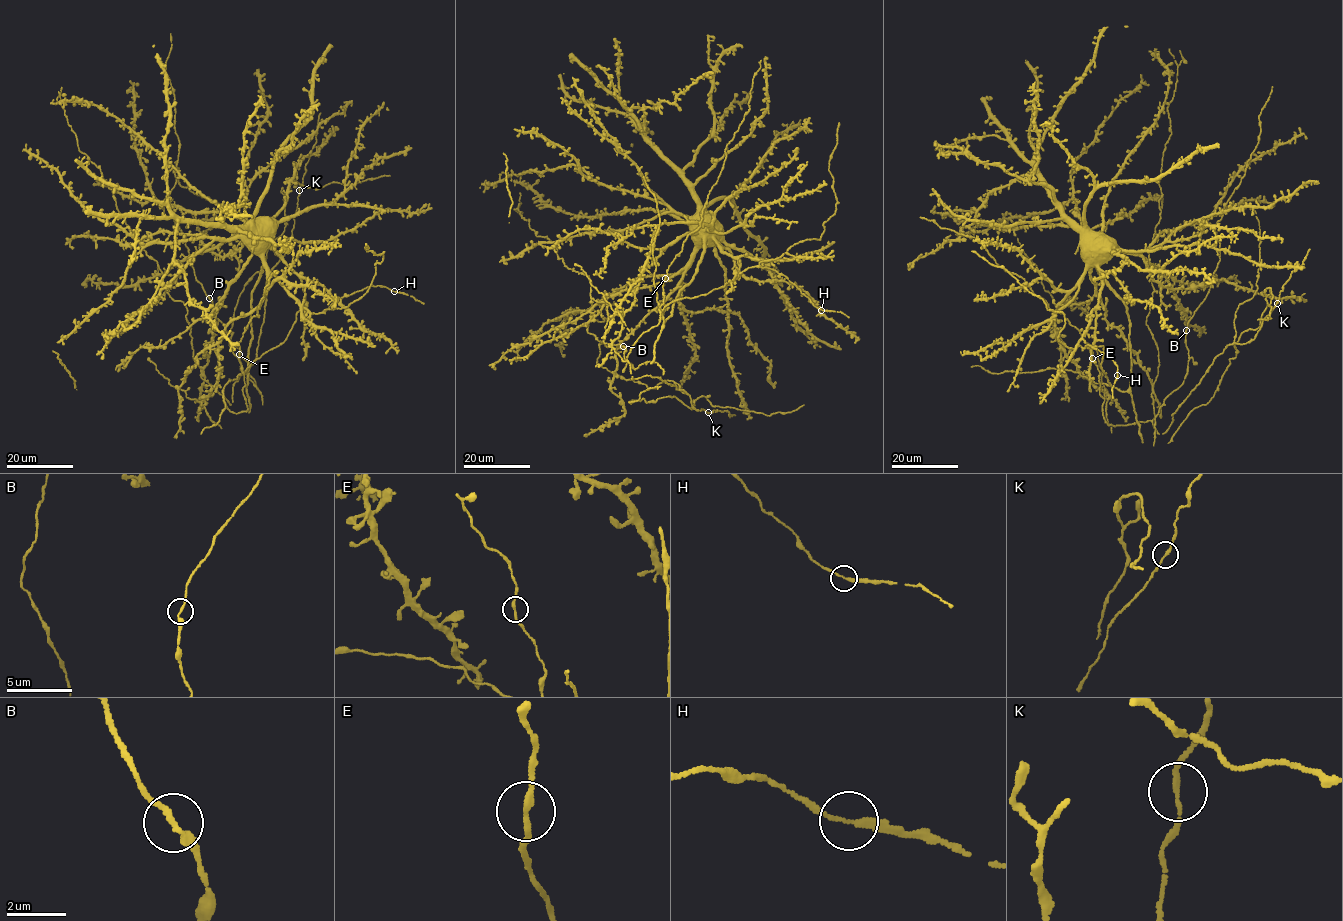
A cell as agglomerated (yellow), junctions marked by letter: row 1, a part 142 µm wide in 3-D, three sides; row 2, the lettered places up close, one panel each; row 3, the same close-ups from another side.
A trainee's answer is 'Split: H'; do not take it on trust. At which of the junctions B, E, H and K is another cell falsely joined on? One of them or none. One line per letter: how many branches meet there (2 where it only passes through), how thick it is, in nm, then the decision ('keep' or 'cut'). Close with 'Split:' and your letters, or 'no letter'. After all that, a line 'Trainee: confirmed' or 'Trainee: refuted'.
B: 2 branches meet; 200 nm thick; keep
E: 2 branches meet; 180 nm thick; keep
H: 2 branches meet; 200 nm thick; keep
K: 2 branches meet; 160 nm thick; keep
Split: no letter
Trainee: refuted

